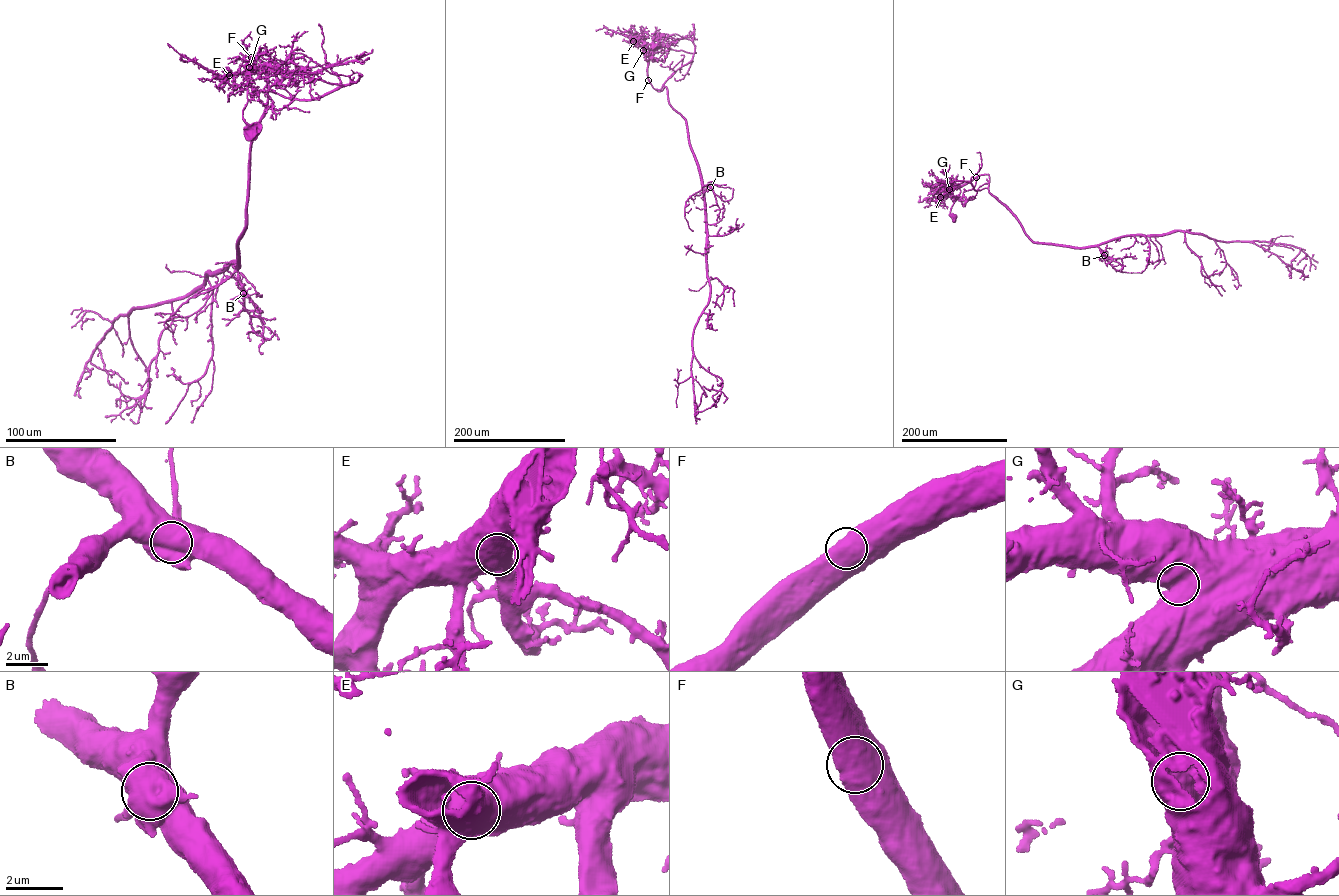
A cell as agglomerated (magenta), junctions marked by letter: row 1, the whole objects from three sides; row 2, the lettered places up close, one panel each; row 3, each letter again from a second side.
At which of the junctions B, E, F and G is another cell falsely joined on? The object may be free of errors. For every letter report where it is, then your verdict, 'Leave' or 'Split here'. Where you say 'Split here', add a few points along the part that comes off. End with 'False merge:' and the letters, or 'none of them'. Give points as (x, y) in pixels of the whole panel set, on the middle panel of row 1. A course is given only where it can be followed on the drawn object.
B: Place: (710, 187). Split here. Course of the part to remove: (710, 187), (693, 200), (690, 196), (689, 199)
E: Place: (633, 41). Leave
F: Place: (648, 80). Leave
G: Place: (643, 50). Leave
False merge: B

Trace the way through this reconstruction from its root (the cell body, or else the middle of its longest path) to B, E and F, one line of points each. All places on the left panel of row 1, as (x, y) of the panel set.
B: (252, 132), (243, 109), (254, 57), (267, 69), (267, 99), (250, 151), (247, 226), (235, 243), (243, 293)
E: (252, 132), (243, 116), (250, 67), (245, 72), (229, 75)
F: (252, 132), (243, 116), (251, 57)

